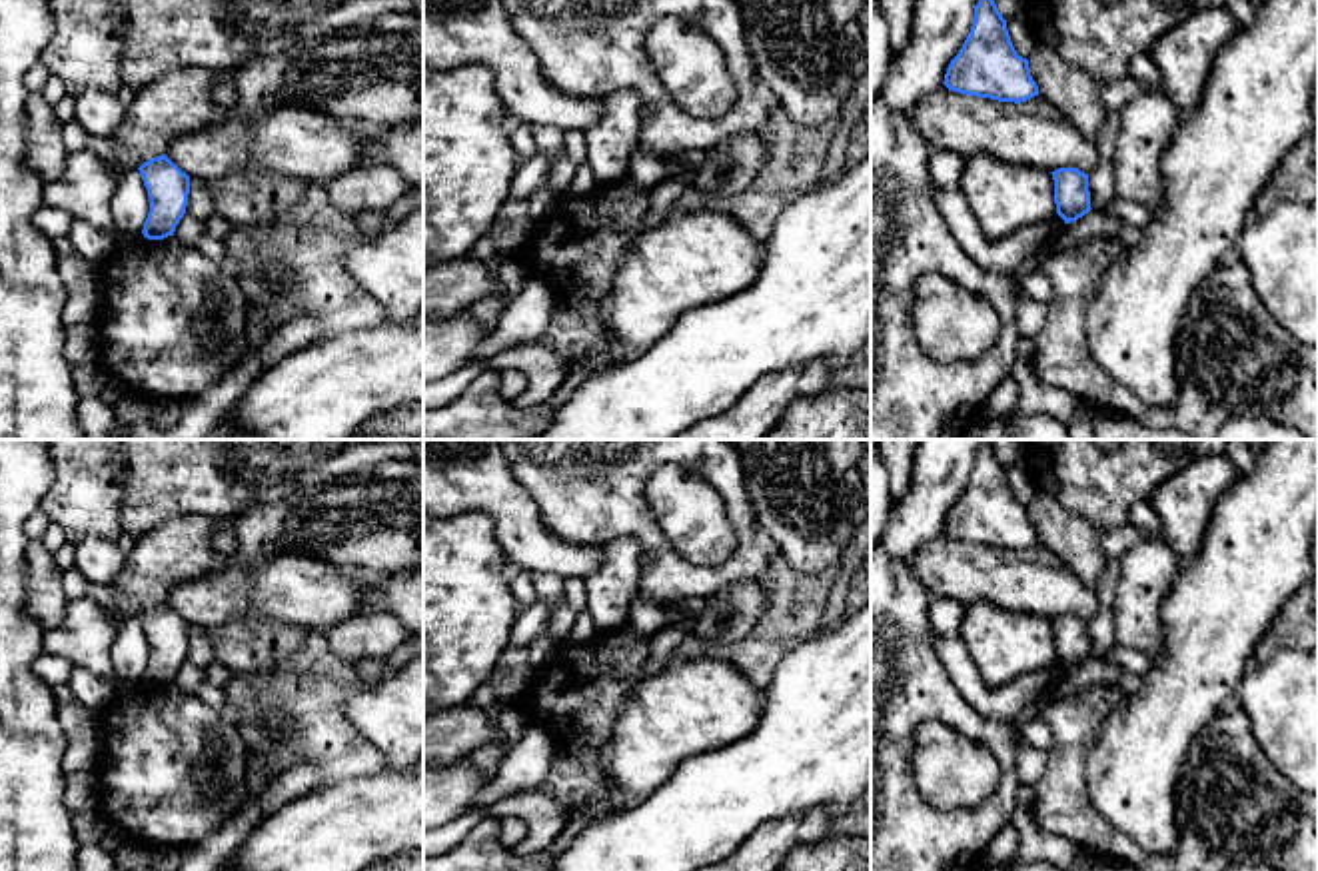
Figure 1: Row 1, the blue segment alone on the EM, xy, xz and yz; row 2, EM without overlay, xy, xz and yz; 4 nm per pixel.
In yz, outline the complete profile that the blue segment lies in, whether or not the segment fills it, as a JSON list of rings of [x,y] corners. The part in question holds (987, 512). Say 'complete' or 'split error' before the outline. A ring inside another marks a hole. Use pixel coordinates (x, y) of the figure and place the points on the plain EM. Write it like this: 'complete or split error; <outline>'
complete; [[[988,439],[975,453],[973,475],[951,507],[945,529],[949,537],[998,549],[1026,549],[1038,543],[1028,507],[1018,503],[1006,467]]]

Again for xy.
complete; [[[166,601],[144,609],[138,617],[150,645],[150,659],[142,677],[144,685],[164,687],[174,683],[186,661],[190,623]]]

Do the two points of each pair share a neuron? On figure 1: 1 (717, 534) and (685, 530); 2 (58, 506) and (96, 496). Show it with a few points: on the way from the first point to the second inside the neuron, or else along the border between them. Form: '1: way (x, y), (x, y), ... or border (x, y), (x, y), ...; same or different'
1: way (709, 534), (693, 530); same
2: way (68, 502), (86, 496); same

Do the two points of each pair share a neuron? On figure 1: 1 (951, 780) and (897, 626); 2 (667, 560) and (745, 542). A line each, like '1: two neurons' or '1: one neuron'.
1: two neurons
2: one neuron

